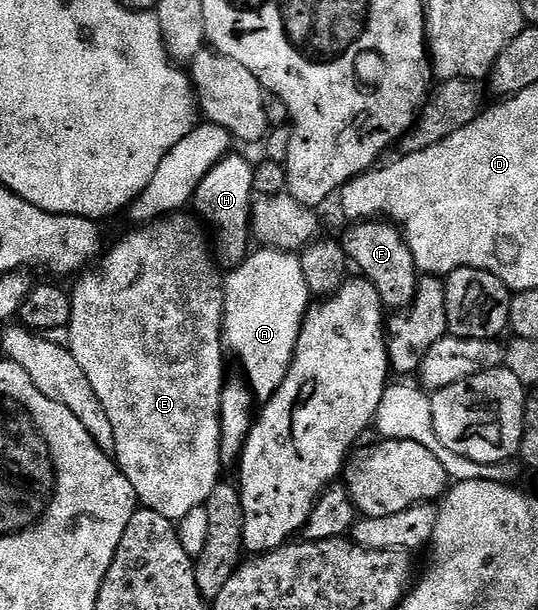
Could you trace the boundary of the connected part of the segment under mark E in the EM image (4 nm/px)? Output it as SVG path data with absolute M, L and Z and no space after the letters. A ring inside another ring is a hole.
M180 212L140 225L135 228L132 234L125 235L112 250L110 247L98 259L97 265L88 269L78 279L80 282L76 284L75 290L70 291L71 319L65 331L65 342L71 351L73 360L77 360L77 364L81 364L81 372L85 372L85 376L89 376L89 384L93 384L93 392L97 392L97 400L101 400L101 408L105 408L105 416L109 416L109 424L113 424L113 440L115 441L113 457L116 466L129 480L129 484L133 484L136 499L146 509L161 512L161 516L165 516L176 524L185 516L206 507L209 492L213 492L213 488L221 480L219 469L224 465L221 460L221 436L223 433L221 432L219 413L221 412L221 392L225 381L225 375L223 375L223 354L225 355L223 288L225 278L213 257L213 250L208 239L207 242L203 239L204 227L202 225L199 227L193 219L186 218L187 216L186 213Z

